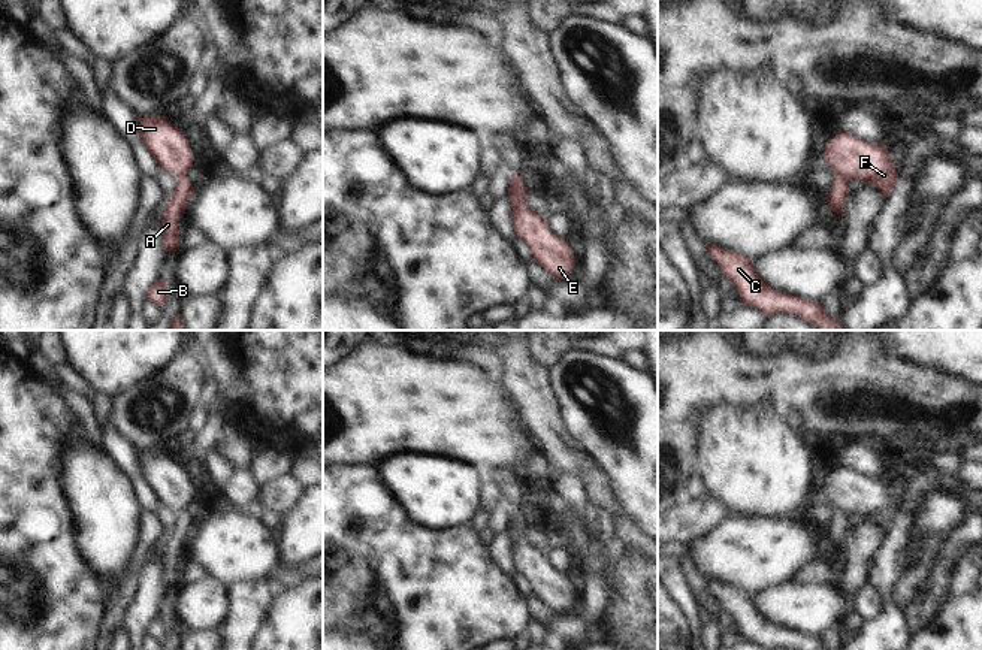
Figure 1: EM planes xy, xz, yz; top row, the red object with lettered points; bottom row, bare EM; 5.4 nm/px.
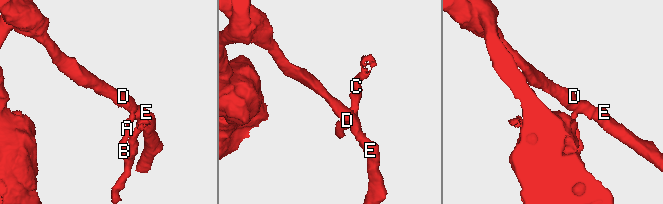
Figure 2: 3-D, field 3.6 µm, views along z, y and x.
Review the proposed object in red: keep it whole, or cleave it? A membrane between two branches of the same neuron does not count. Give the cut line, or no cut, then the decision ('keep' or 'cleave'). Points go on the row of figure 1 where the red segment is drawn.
cut yz (836, 175), (843, 175), (849, 180); cleave

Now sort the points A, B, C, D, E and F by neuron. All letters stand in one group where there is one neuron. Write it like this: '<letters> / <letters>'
A B C / D E F

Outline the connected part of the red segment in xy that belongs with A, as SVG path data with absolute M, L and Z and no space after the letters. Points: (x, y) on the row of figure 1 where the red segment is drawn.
M179 176L173 196L167 199L164 208L164 217L161 220L163 229L163 247L169 253L176 253L179 250L179 232L178 221L185 212L190 197L193 196L194 188L187 176Z

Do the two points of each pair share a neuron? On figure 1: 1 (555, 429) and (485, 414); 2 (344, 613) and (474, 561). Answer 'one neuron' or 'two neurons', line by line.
1: two neurons
2: one neuron

